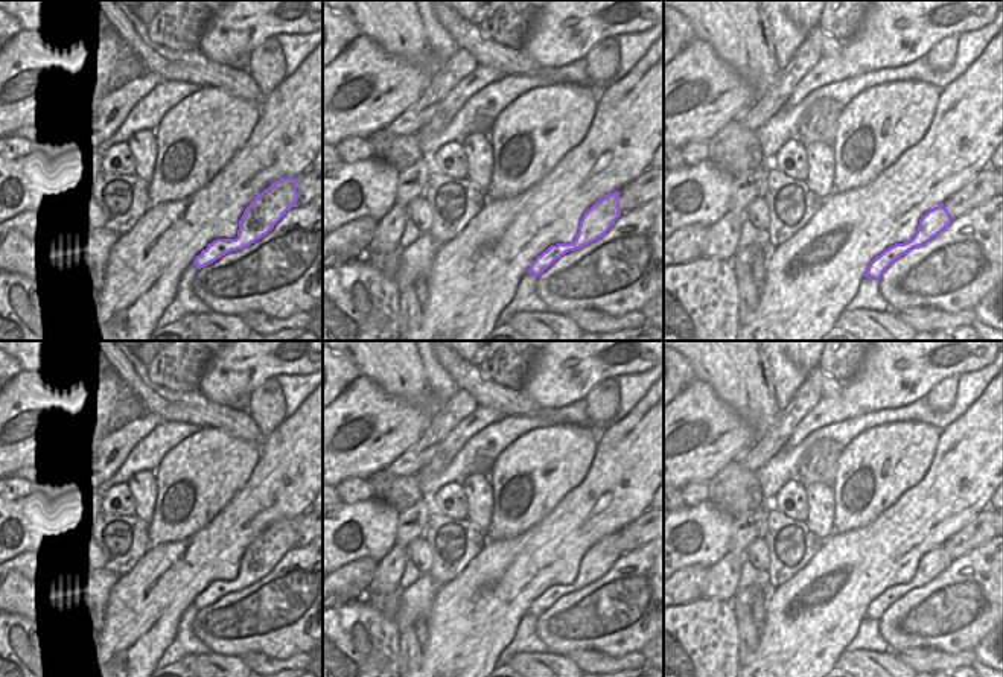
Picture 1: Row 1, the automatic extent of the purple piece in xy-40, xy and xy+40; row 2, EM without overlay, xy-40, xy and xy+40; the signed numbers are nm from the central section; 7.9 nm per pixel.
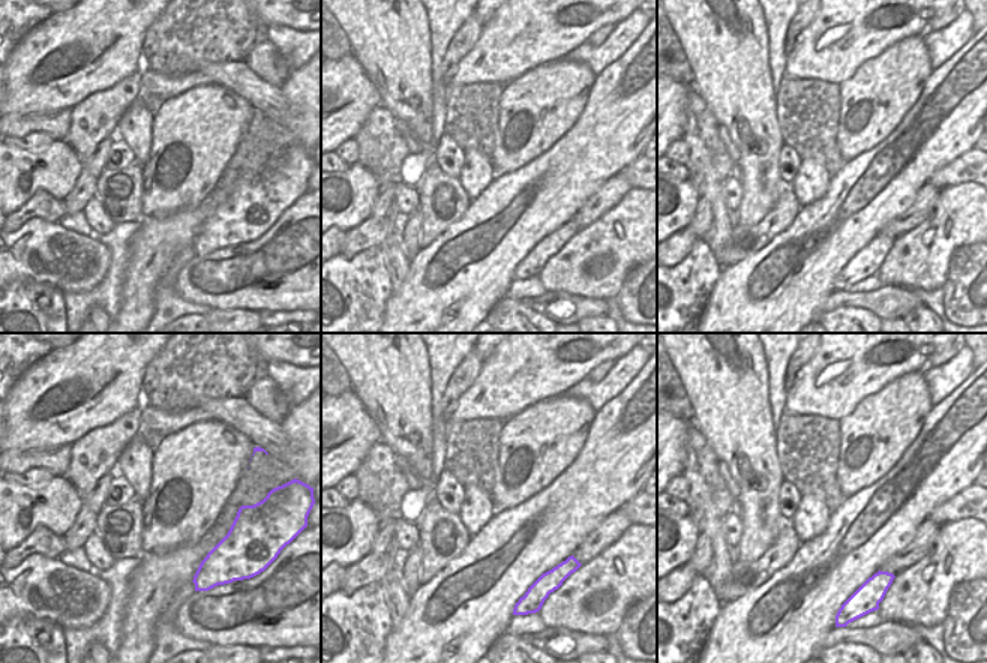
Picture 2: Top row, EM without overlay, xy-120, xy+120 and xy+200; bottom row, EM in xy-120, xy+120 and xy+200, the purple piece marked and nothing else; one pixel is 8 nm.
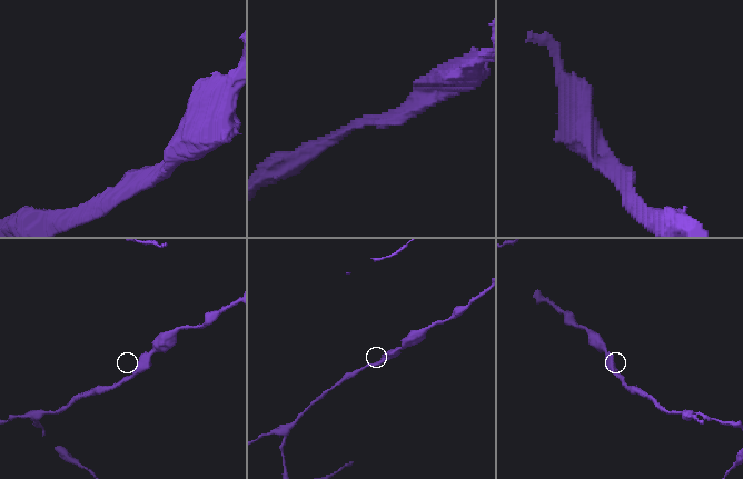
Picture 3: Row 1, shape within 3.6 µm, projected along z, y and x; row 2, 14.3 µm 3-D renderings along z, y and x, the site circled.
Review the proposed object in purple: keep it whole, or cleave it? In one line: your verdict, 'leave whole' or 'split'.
leave whole

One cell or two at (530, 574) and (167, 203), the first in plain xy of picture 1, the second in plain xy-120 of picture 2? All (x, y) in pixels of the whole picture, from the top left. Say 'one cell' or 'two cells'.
two cells

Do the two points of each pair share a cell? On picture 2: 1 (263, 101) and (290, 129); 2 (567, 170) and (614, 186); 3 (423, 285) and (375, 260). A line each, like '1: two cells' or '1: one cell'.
1: two cells
2: two cells
3: two cells

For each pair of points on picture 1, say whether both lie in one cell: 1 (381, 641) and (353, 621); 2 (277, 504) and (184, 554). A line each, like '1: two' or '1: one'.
1: one
2: one

